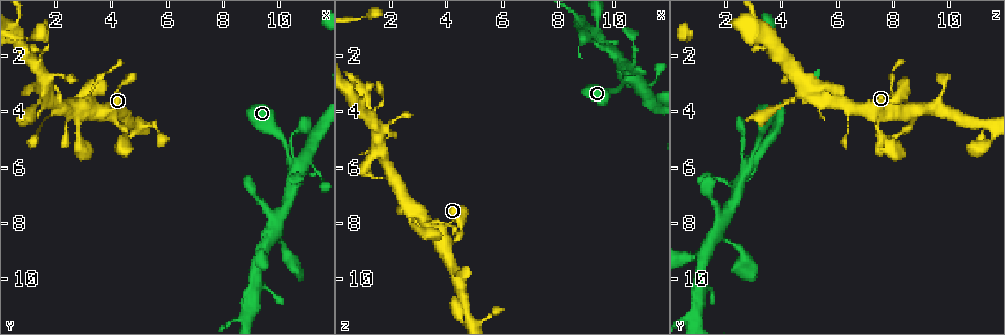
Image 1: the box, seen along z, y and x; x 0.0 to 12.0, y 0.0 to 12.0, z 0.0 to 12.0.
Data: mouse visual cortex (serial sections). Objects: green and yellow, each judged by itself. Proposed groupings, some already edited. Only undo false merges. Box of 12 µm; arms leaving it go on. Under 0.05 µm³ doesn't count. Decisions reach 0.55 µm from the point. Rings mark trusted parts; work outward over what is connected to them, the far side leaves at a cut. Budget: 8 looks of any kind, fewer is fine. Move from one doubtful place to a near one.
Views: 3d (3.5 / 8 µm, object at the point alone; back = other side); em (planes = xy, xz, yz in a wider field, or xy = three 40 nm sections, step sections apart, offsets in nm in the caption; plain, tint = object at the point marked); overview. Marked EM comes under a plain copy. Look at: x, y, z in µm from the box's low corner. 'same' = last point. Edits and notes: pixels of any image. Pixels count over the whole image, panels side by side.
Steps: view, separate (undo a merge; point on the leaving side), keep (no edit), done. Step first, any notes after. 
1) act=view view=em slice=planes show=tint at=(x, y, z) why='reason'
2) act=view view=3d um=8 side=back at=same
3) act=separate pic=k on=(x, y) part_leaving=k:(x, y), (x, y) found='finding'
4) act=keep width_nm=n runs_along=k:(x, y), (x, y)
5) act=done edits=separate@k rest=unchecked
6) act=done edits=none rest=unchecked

act=view view=3d um=3.5 at=(10.5, 6.0, 2.8) why='small branch off a trunk'

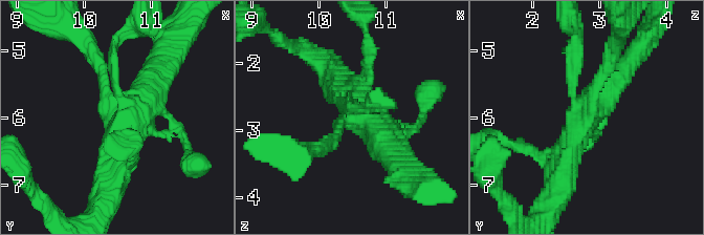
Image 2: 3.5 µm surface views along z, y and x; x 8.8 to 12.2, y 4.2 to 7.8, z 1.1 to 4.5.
act=view view=em slice=xy step=5 show=tint at=(10.55, 5.95, 2.75) why='need the tissue'

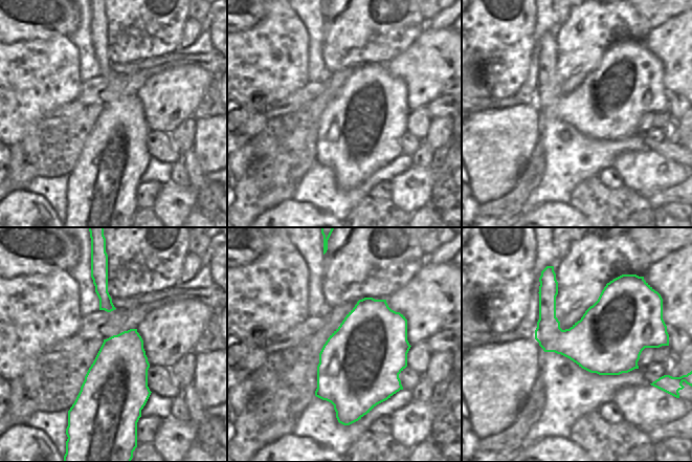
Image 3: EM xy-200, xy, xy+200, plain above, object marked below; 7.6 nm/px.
act=keep runs_along=2:(612, 58), (571, 142), (564, 176) found='all the same cell'

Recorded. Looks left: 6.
act=view view=em slice=planes show=tint at=(1.6, 3.3, 4.7)

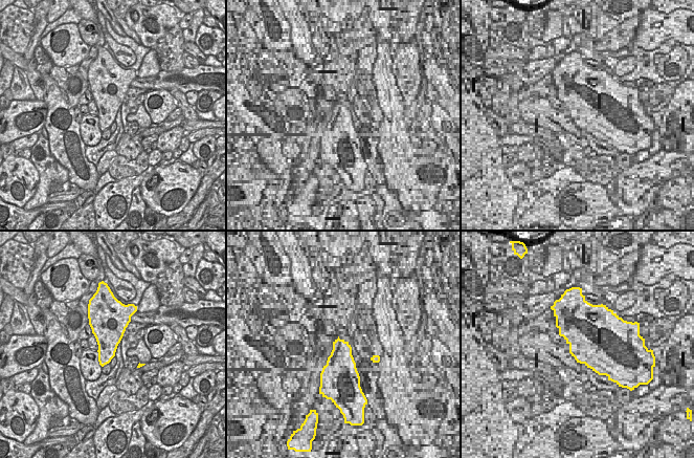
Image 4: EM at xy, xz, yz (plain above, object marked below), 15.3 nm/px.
act=view view=3d um=3.5 at=same

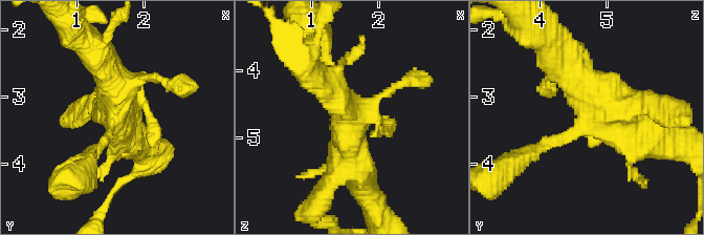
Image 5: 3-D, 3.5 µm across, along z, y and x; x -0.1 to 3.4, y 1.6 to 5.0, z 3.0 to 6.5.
act=keep runs_along=5:(659, 135), (597, 103), (559, 55) found='continuous, no second cell'

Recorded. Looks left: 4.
act=view view=em slice=planes show=tint at=(4.2, 3.8, 9.5) why='two arms in line, one across'

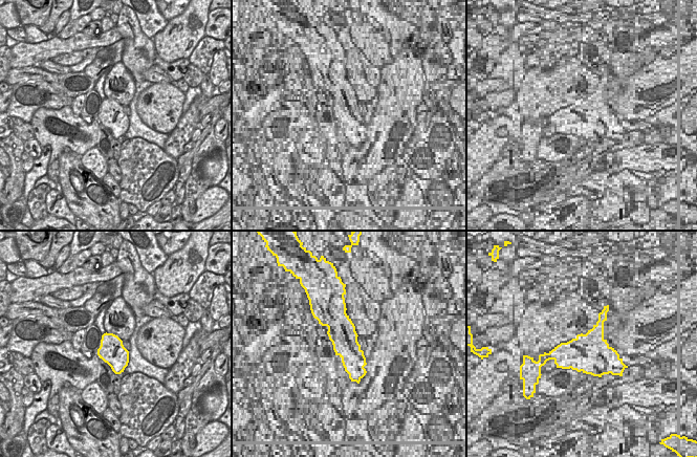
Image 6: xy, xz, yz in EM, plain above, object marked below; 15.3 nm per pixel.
act=view view=3d um=3.5 at=same

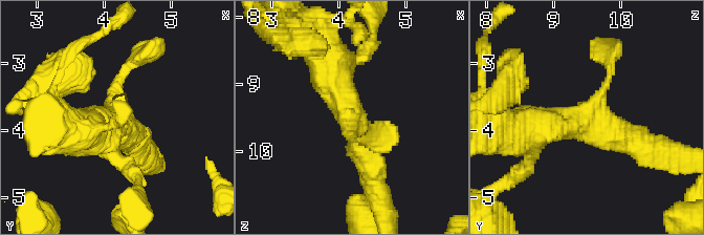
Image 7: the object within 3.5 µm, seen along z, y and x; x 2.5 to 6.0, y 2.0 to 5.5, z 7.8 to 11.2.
act=keep arms=3 runs_along=7:(329, 58), (371, 176) found='continuous, no second cell'

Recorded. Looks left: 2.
act=done edits=none rest=unchecked

